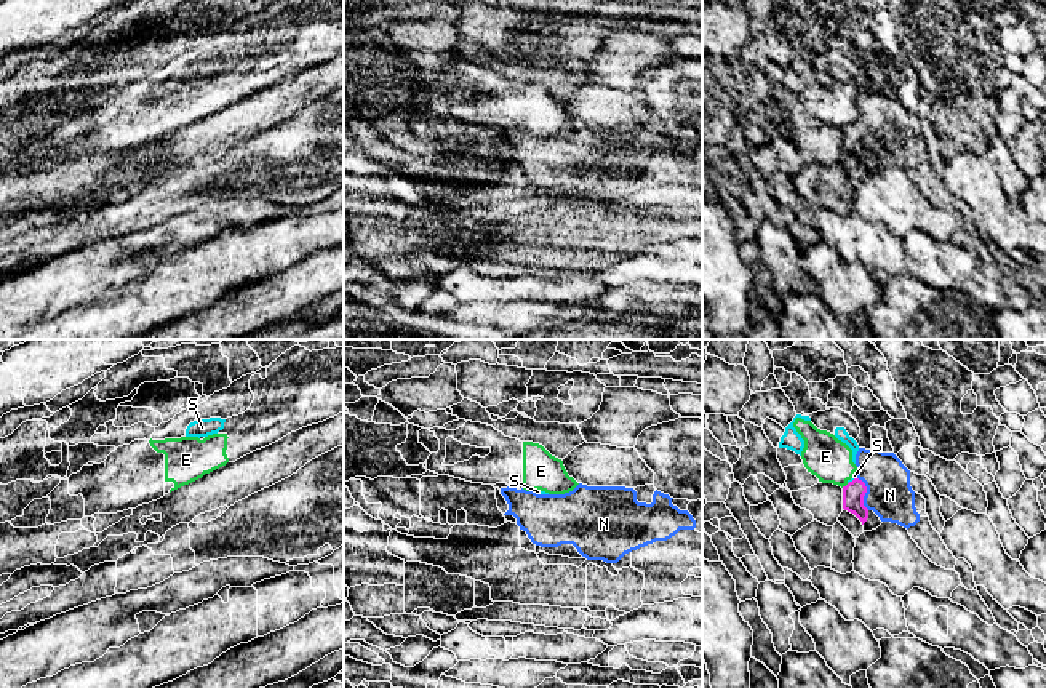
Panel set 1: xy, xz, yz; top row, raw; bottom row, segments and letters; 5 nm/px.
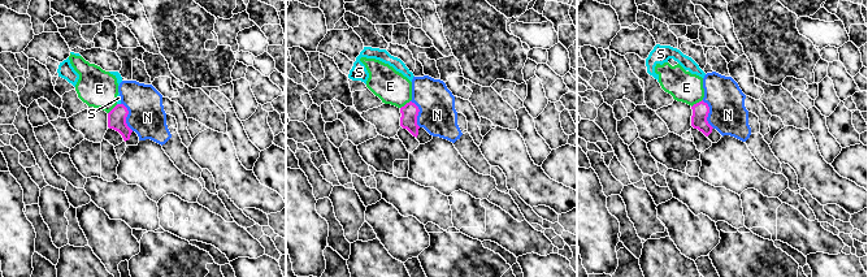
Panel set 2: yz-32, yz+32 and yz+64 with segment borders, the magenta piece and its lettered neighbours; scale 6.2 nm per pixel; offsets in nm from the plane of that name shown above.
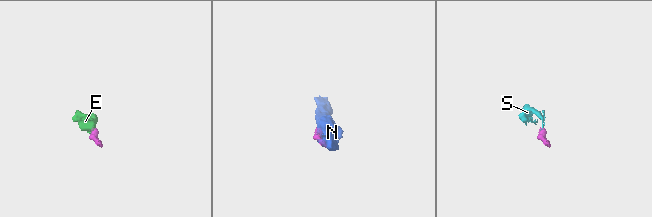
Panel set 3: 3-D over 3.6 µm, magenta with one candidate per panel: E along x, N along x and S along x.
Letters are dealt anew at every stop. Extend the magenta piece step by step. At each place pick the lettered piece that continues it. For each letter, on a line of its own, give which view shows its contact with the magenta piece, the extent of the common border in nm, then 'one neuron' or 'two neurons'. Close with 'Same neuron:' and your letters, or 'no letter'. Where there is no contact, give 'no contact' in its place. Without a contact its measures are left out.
E: meets magenta in yz; contact 40 nm long; two neurons
N: meets magenta in yz; contact 180 nm long; one neuron
S: meets magenta in yz; contact 60 nm long; two neurons
Same neuron: N

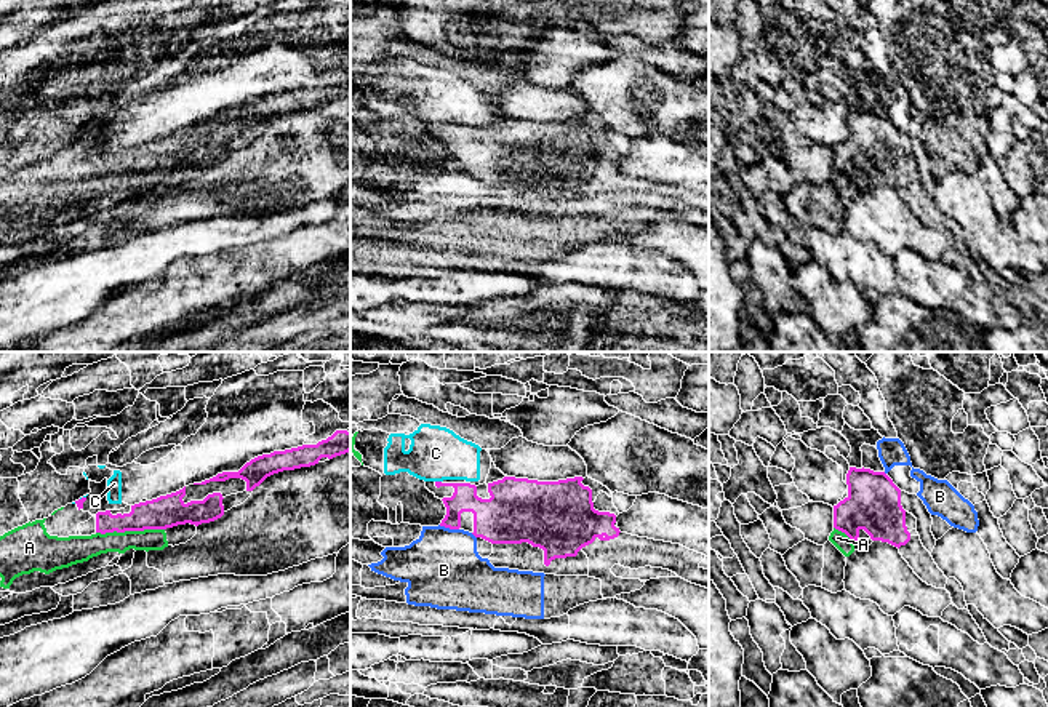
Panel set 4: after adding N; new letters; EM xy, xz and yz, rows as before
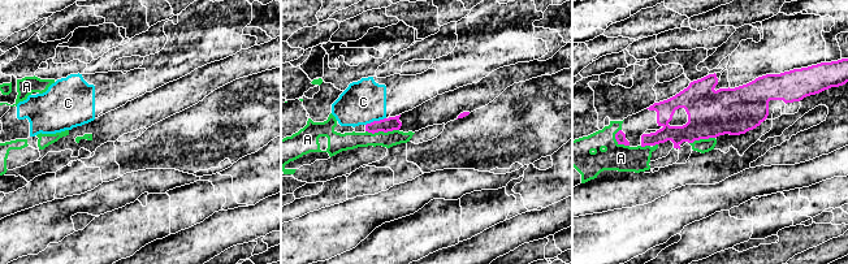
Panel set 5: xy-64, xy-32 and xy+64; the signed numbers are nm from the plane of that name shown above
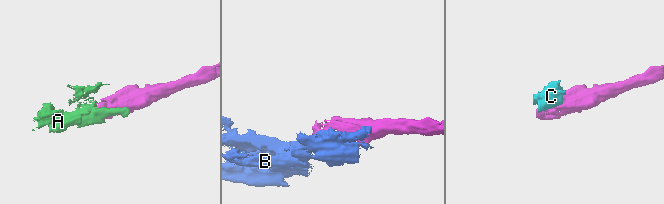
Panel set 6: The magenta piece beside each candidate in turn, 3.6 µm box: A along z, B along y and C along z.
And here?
A: meets magenta in xy; contact 340 nm long; one neuron
B: meets magenta in xz; contact 110 nm long; two neurons
C: meets magenta in xz; contact 30 nm long; two neurons
Same neuron: A

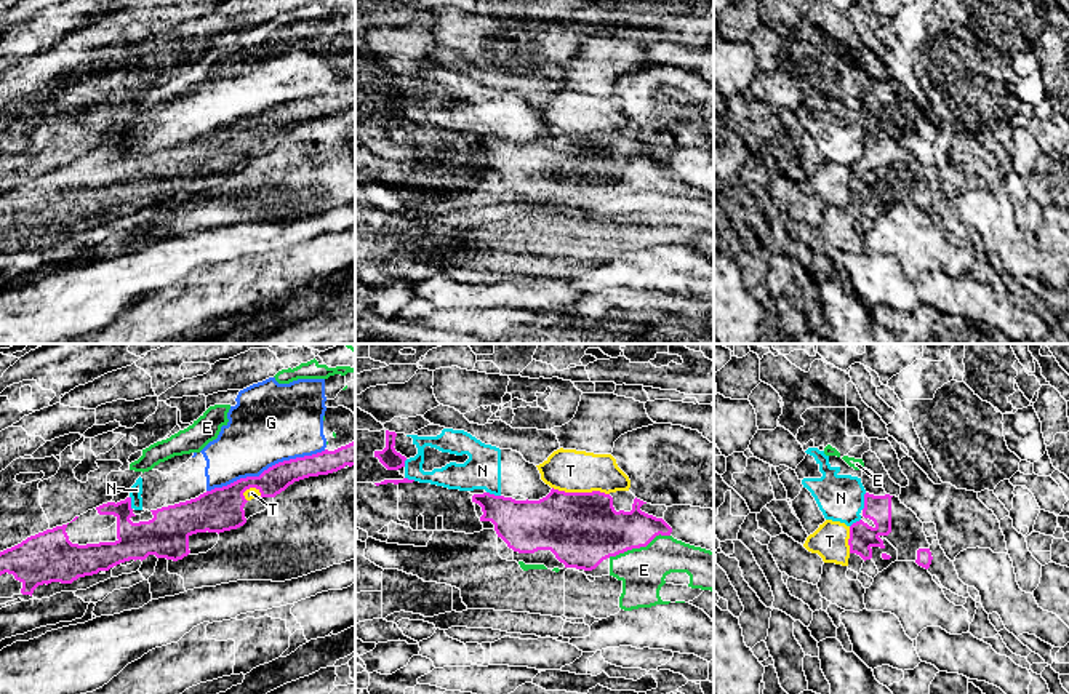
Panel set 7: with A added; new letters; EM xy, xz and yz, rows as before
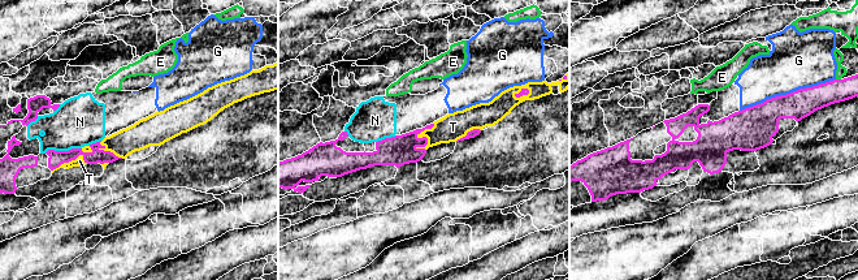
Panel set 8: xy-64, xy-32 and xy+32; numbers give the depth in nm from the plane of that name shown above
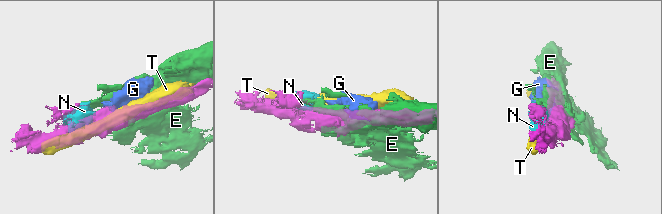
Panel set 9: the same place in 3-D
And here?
E: meets magenta in xz; contact 340 nm long; two neurons
G: meets magenta in xy; contact 650 nm long; two neurons
N: meets magenta in yz; contact 90 nm long; two neurons
T: meets magenta in xz; contact 300 nm long; two neurons
Same neuron: no letter

